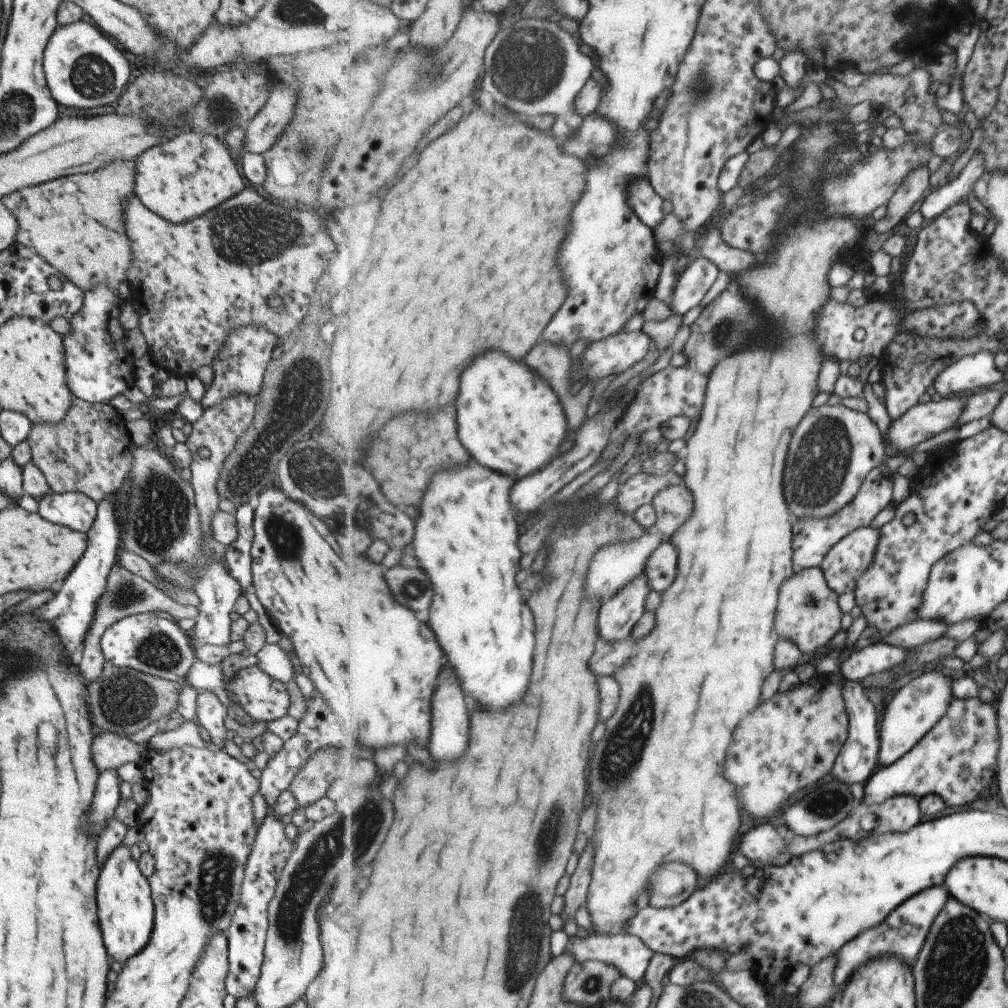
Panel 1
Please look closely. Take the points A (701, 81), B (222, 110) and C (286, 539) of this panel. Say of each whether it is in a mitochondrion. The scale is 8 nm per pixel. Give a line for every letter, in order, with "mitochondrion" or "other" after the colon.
A: mitochondrion
B: mitochondrion
C: mitochondrion

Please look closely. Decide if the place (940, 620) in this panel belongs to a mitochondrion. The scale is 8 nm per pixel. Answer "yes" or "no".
no

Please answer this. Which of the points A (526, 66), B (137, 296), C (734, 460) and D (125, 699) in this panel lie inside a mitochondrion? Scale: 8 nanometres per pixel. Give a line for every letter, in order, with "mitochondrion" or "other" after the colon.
A: mitochondrion
B: other
C: other
D: mitochondrion

